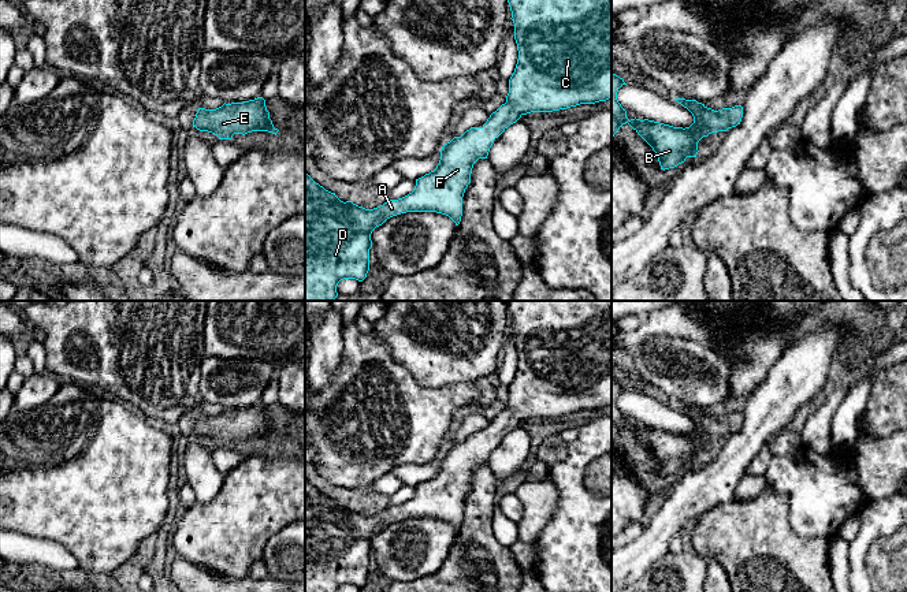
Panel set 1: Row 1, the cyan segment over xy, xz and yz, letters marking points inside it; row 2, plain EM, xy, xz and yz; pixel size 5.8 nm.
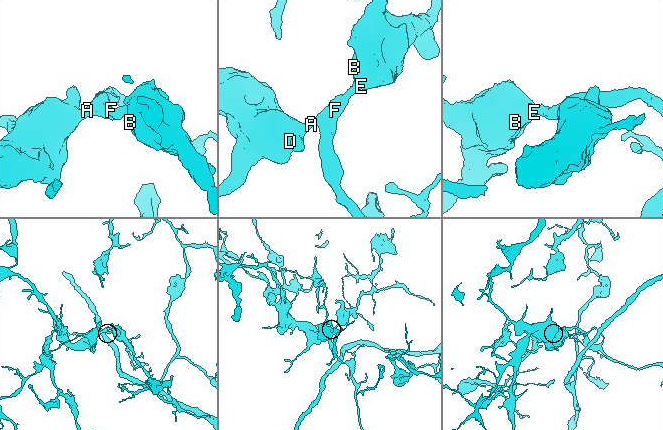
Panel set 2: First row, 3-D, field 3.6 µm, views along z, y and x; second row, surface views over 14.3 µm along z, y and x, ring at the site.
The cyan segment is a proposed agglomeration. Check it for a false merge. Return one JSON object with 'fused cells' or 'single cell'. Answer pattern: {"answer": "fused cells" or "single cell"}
{"answer": "single cell"}

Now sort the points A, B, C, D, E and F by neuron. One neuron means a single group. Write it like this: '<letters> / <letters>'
A B C D E F

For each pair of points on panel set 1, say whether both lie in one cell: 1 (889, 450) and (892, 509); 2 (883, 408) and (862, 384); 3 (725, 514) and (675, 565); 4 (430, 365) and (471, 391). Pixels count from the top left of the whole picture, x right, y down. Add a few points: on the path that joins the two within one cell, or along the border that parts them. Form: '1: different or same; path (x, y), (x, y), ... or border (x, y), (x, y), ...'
1: different; border (892, 494), (869, 502)
2: different; border (881, 371), (870, 388), (862, 412)
3: different; border (694, 551), (706, 558)
4: different; border (475, 380), (424, 387)

